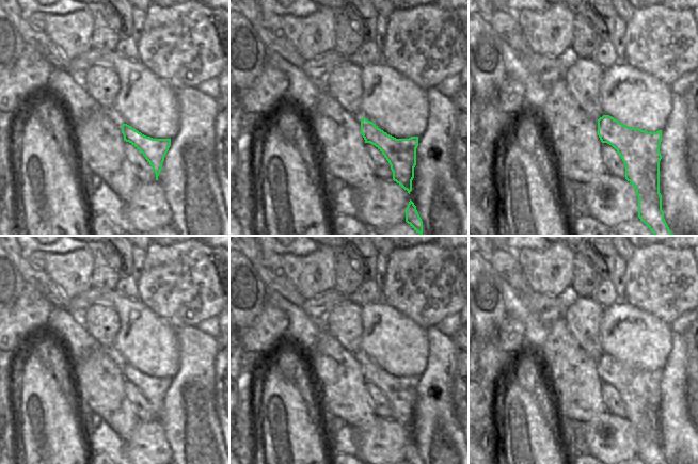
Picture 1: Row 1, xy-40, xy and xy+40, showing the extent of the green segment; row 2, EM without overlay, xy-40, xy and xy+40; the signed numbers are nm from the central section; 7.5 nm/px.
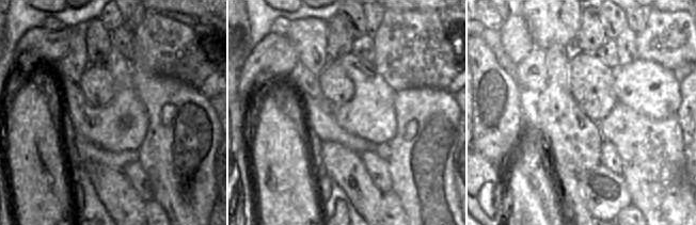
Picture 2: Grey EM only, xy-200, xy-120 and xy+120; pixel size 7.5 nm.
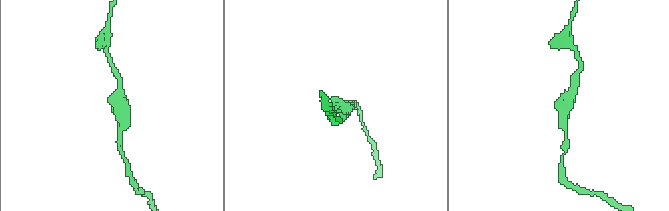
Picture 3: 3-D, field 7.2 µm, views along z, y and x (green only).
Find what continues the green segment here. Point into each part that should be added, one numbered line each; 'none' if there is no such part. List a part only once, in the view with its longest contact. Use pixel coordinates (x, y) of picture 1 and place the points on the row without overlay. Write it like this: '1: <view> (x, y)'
none

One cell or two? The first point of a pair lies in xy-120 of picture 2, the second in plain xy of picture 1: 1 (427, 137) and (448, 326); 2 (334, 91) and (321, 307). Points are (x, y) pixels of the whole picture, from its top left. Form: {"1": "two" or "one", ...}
{"1": "two", "2": "two"}

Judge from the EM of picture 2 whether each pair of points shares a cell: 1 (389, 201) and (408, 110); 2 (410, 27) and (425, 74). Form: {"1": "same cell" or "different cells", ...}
{"1": "different cells", "2": "same cell"}

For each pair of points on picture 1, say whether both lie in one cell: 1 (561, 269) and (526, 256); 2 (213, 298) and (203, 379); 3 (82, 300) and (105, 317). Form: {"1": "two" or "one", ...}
{"1": "one", "2": "two", "3": "two"}

